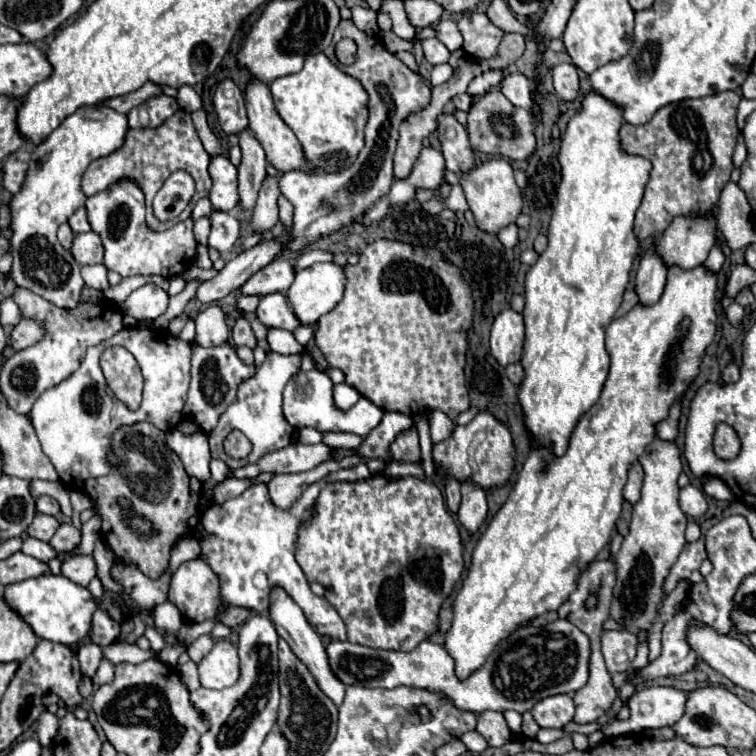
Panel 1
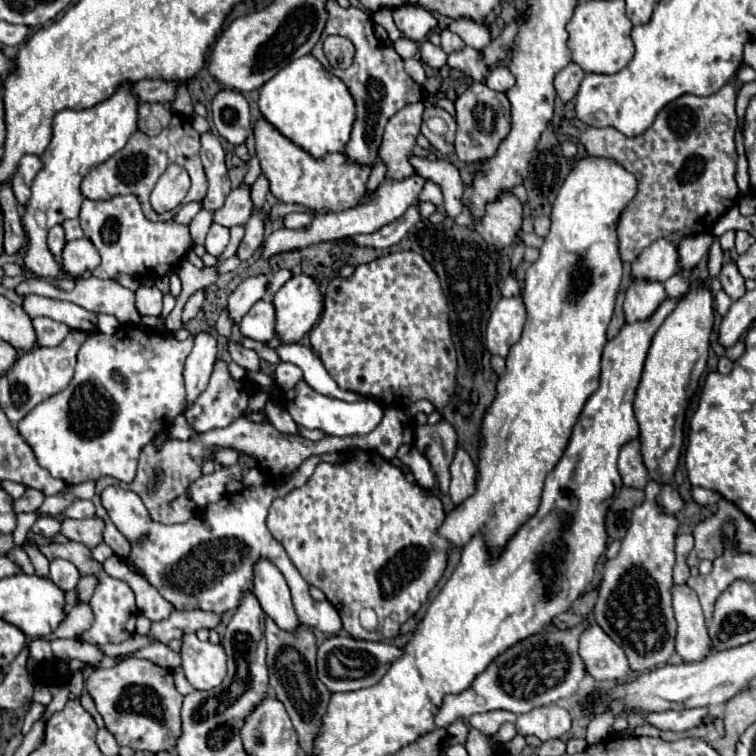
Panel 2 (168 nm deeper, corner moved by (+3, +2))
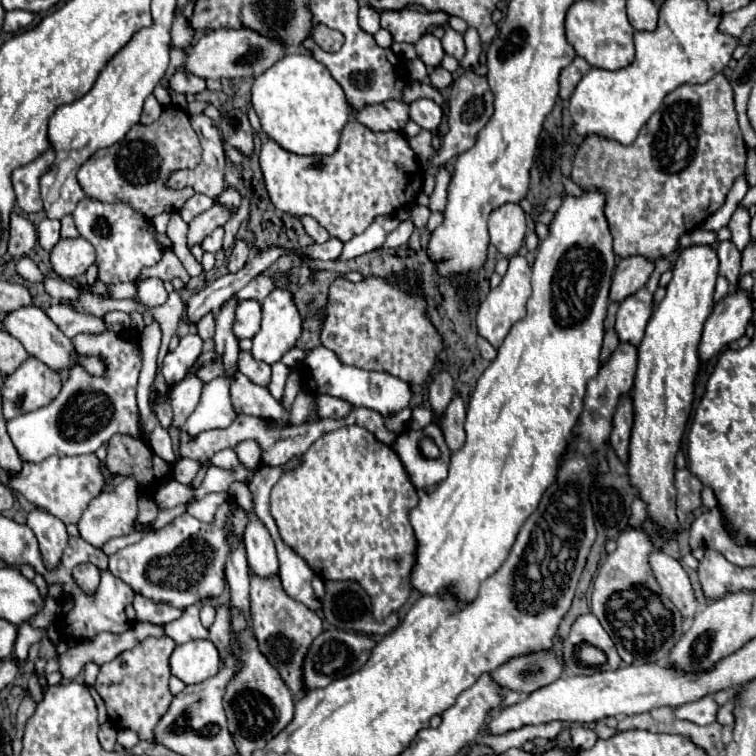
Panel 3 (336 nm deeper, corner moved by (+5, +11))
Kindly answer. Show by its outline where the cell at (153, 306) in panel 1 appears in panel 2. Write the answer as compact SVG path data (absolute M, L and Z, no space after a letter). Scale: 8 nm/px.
M142 286L136 290L136 308L142 316L160 316L162 312L162 292L156 286Z

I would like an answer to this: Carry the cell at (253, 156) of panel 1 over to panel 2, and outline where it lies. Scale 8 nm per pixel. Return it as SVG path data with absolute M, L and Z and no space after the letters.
M244 186L234 188L228 198L226 204L214 212L214 220L220 226L232 228L232 226L244 226L248 222L252 214L252 202L250 202L250 190Z

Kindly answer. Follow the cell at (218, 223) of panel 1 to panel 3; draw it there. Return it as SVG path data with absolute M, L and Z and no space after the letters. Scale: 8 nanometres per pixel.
M218 227L202 241L202 249L210 251L210 253L216 253L218 249L222 249L222 239L224 239L224 227Z

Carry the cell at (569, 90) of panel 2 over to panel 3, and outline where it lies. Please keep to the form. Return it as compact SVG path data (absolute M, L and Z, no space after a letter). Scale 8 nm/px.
M576 57L568 67L562 69L560 73L560 97L562 99L568 99L574 91L574 87L578 85L578 81L582 79L582 75L590 69L590 65L582 59L582 57Z

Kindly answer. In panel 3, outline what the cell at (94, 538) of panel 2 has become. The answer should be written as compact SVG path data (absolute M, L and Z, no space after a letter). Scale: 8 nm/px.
M118 475L113 478L108 477L102 493L94 501L90 501L90 505L86 507L86 511L82 513L82 517L78 521L80 537L94 547L102 547L112 537L120 537L120 535L126 535L126 533L132 533L134 529L138 529L138 527L134 527L136 501L138 501L136 489L138 487L136 487L136 481L132 477Z

